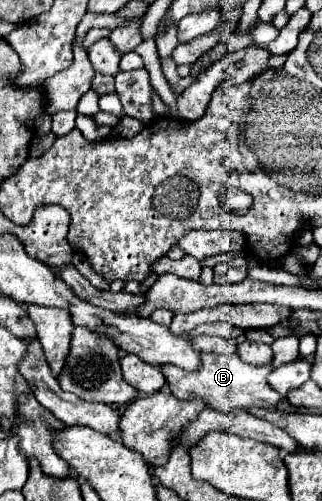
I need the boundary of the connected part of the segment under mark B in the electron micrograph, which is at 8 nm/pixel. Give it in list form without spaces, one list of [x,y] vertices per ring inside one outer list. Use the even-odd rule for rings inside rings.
[[[202,353],[202,367],[198,367],[198,371],[184,371],[174,365],[162,365],[160,371],[164,373],[174,397],[190,399],[196,395],[206,403],[206,407],[222,413],[230,413],[232,409],[250,409],[250,407],[274,409],[282,401],[282,397],[266,383],[266,375],[272,369],[268,365],[256,367],[256,365],[242,363],[238,355]]]

